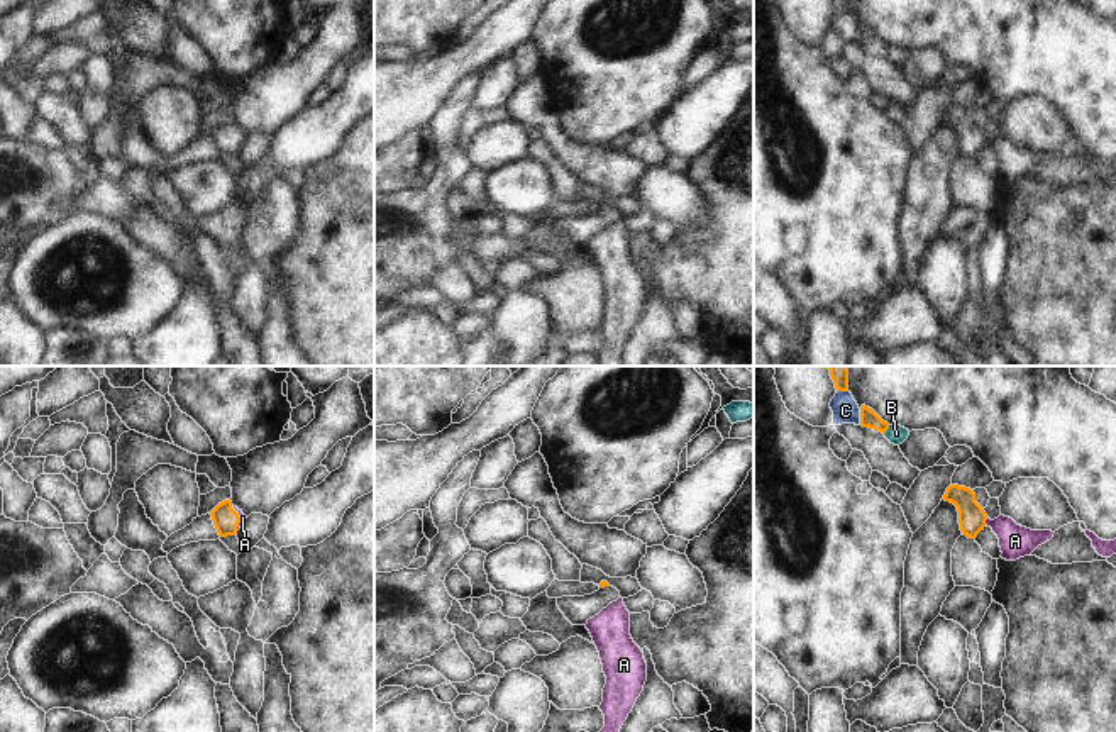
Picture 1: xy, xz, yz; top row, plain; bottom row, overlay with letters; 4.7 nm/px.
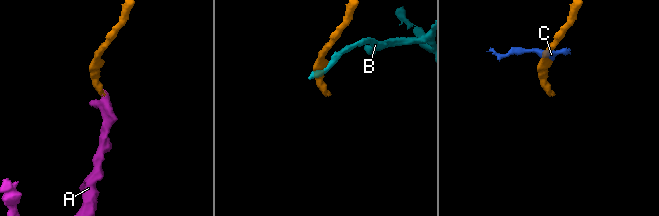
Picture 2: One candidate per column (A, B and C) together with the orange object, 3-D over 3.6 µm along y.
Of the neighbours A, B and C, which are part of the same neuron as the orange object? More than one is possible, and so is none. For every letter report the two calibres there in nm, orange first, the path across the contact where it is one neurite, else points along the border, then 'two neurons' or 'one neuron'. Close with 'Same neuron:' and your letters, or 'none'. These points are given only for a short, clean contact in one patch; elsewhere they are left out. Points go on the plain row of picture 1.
A: 130 nm thick on the orange side, 160 nm on the other; runs through yz (972, 139), (986, 139), (999, 146), (1015, 161); one neuron
B: 80 nm thick on the orange side, 90 nm on the other; border along yz (889, 46), (883, 53); two neurons
C: 80 nm thick on the orange side, 130 nm on the other; border along yz (859, 29), (861, 44); two neurons
Same neuron: A

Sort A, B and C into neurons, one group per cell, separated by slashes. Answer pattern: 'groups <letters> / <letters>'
groups A / B / C

